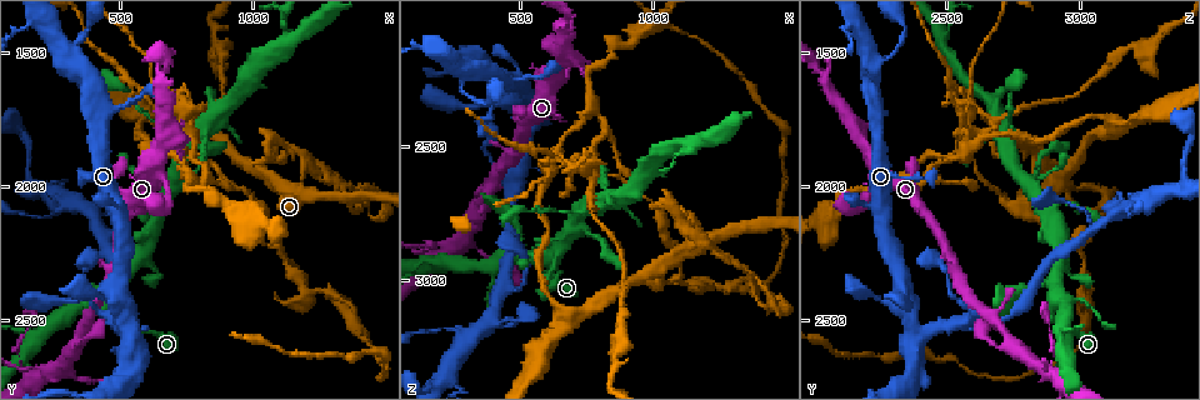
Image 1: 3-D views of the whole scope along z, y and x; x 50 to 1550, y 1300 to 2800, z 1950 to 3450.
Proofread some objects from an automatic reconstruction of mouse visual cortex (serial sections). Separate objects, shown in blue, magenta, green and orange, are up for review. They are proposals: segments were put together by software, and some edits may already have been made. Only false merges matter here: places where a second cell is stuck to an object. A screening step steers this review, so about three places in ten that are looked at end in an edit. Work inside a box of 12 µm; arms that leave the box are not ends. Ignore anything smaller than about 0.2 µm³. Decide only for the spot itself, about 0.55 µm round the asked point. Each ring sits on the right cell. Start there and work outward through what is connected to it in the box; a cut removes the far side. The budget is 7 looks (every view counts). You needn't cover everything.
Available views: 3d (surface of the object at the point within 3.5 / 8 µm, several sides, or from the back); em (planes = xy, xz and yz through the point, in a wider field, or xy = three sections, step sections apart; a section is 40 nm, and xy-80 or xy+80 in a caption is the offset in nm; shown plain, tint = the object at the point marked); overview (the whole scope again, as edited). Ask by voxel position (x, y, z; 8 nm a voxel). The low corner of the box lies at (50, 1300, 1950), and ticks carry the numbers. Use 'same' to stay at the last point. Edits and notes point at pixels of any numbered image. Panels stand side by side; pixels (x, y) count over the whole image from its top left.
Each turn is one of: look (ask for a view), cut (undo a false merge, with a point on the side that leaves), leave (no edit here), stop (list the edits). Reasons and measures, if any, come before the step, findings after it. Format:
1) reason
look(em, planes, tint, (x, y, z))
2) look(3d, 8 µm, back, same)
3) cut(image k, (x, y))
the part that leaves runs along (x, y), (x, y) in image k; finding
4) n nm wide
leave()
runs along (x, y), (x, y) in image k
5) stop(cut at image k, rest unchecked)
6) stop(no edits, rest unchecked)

thin neck
look(3d, 8 µm, (760, 1960, 2360))

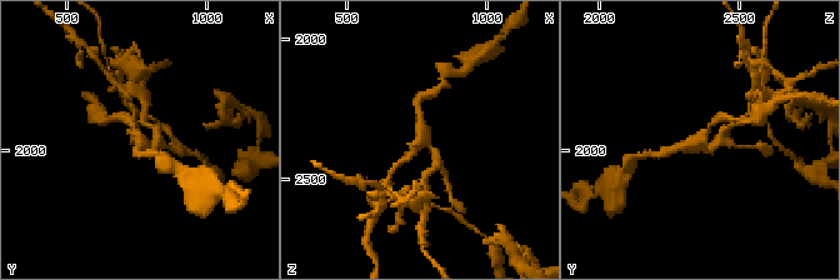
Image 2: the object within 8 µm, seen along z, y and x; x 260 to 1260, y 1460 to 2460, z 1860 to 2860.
look(3d, 3.5 µm, (770, 1960, 2370))

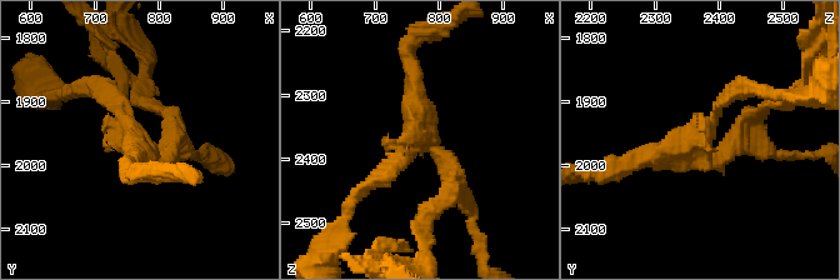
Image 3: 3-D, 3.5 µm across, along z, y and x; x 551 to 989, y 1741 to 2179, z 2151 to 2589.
3 arms; arms of 200, 250, 250 nm; need the tissue
look(em, planes, tint, (770, 1965, 2365))

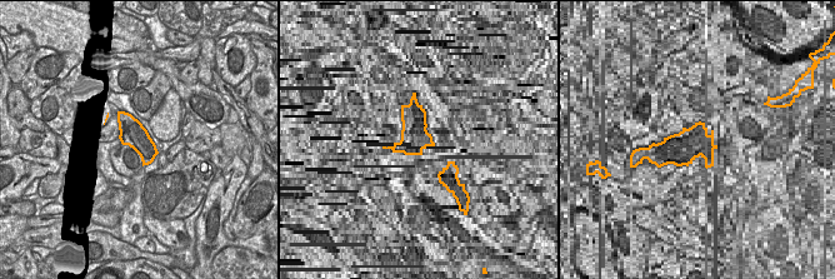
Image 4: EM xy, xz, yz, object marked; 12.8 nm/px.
cut(image 3, (174, 124))
the part that leaves runs along (160, 160), (176, 119), (145, 103) in image 3; two cells meet here

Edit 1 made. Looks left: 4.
see it whole again
look(overview)

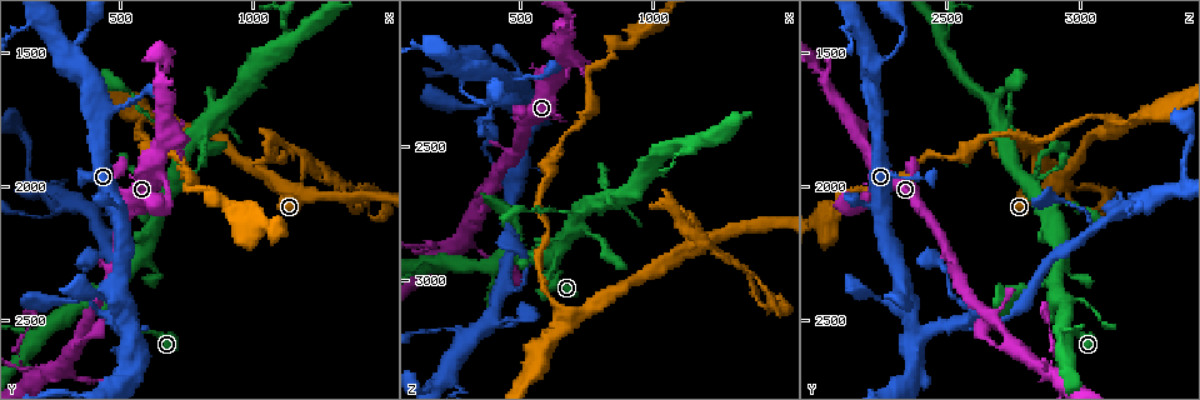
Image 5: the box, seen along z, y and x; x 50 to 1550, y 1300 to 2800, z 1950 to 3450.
look(3d, 8 µm, (1190, 1950, 2840))

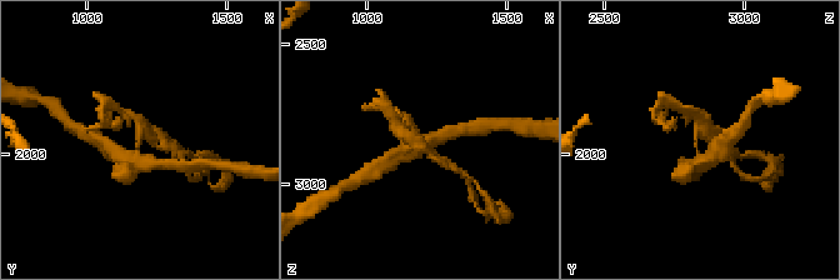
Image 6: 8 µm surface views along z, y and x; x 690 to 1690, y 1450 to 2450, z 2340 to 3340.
look(3d, 3.5 µm, (1190, 1930, 2850))

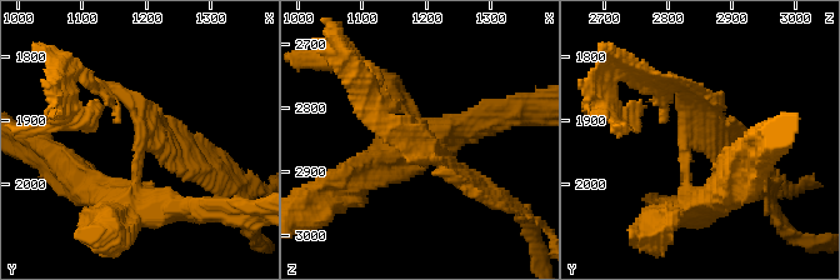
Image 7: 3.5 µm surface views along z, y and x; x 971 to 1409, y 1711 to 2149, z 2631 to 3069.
look(em, xy, step 5, tint, (1195, 1935, 2840))

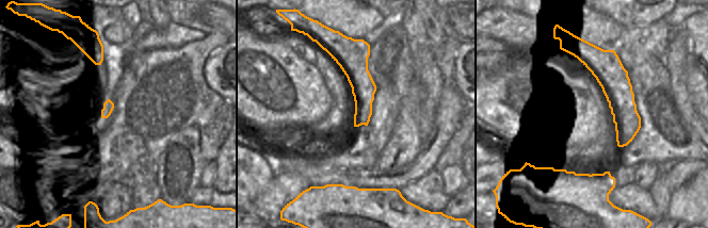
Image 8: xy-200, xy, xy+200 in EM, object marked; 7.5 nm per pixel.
cut(image 7, (169, 164))
the part that leaves runs along (134, 184), (141, 145), (199, 164) in image 7; a second cell is stuck on

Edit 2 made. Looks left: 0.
stop(cut at image 3, cut at image 7, rest unchecked)

